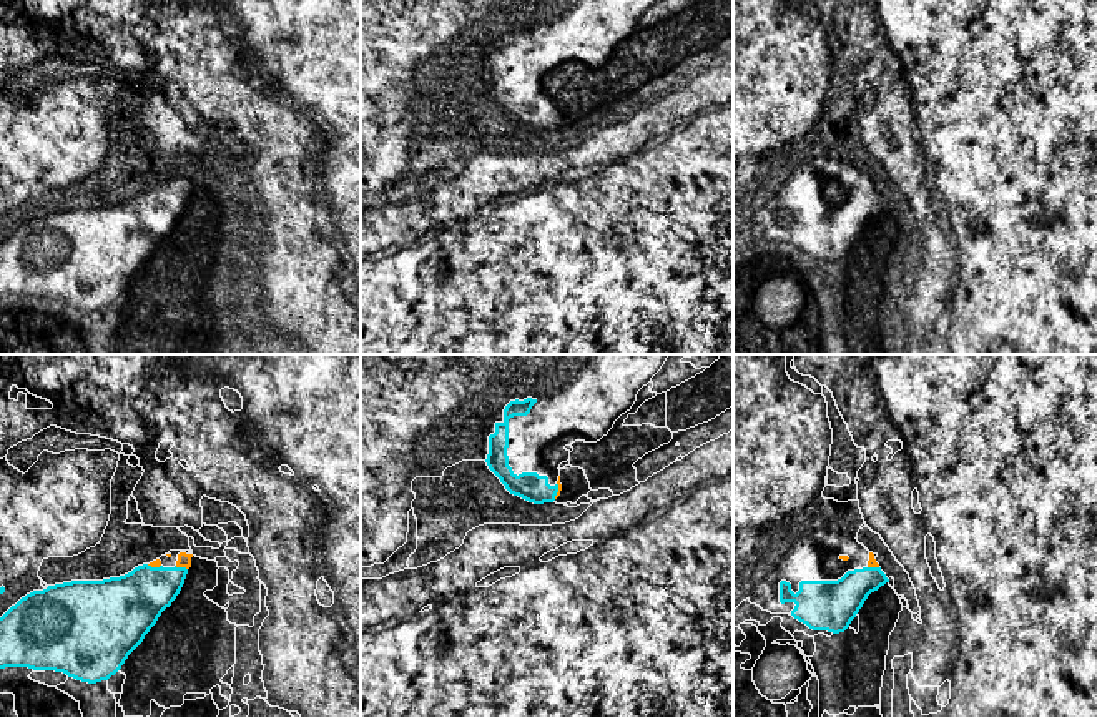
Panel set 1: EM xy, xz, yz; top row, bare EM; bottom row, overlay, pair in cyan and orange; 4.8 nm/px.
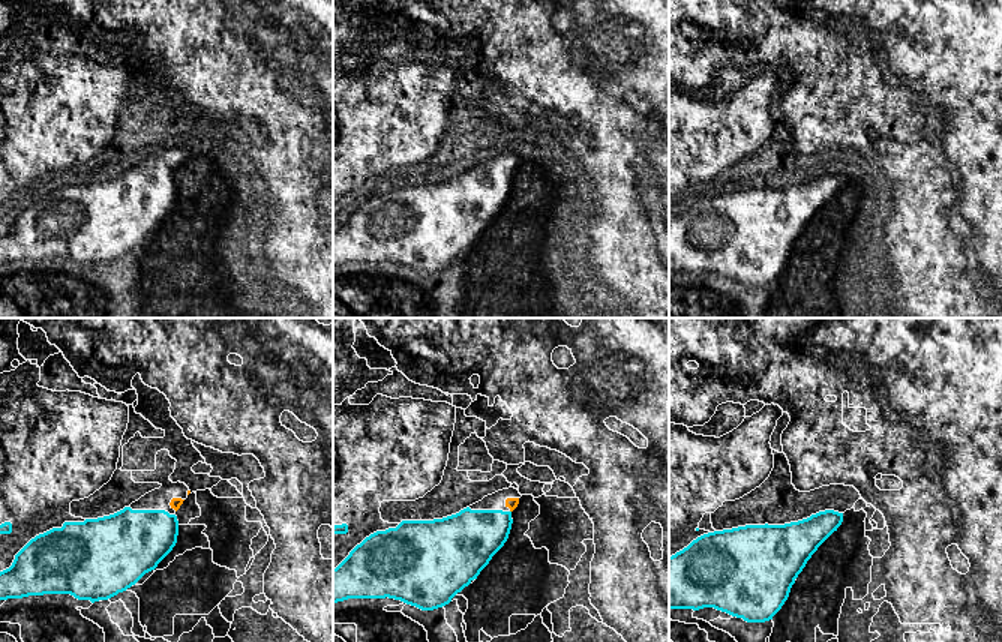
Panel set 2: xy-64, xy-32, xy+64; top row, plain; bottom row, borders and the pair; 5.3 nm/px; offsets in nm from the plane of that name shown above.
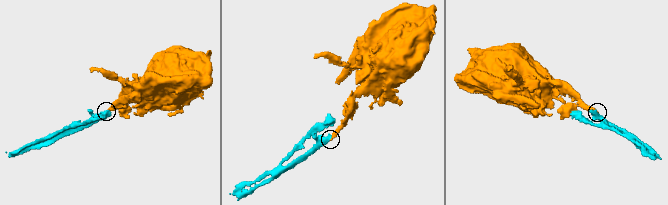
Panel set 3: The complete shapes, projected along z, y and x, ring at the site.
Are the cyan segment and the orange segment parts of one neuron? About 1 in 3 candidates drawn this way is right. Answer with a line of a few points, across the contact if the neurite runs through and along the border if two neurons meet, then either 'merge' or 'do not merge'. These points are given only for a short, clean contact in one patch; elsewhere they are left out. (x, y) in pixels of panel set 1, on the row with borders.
xy (140, 596), (167, 583), (182, 568), (183, 559) | merge

